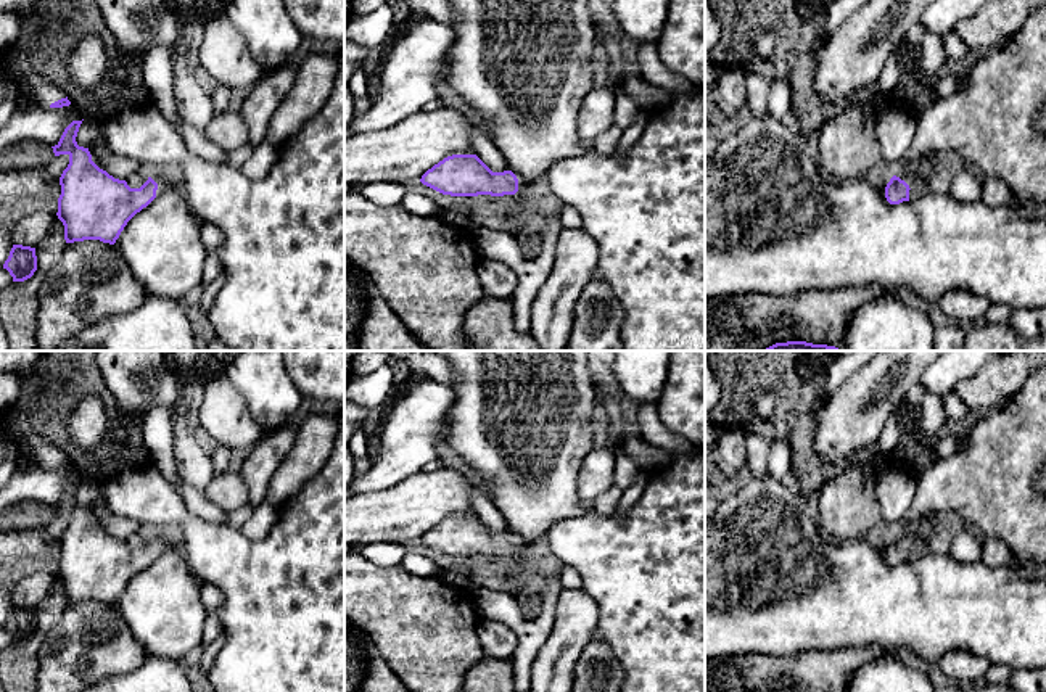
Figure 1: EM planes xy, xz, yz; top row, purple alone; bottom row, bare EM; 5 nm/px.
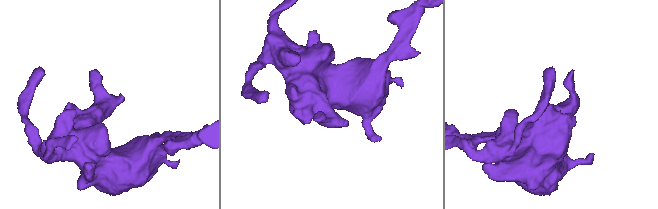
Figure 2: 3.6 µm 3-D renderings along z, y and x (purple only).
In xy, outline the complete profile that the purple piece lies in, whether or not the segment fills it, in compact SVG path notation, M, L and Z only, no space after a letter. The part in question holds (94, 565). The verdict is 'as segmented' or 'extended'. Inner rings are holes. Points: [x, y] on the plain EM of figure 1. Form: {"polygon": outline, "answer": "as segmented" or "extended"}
{"polygon": "M72 481L51 507L55 517L69 517L60 538L56 576L64 586L66 603L100 600L114 605L127 583L156 558L158 547L172 541L174 533L156 529L140 549L130 549L100 529L89 509L77 505L80 484Z", "answer": "extended"}

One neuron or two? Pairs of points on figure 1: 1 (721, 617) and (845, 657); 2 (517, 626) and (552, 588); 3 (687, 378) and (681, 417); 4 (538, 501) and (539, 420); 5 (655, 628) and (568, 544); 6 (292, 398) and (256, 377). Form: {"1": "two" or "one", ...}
{"1": "two", "2": "one", "3": "one", "4": "one", "5": "one", "6": "one"}

